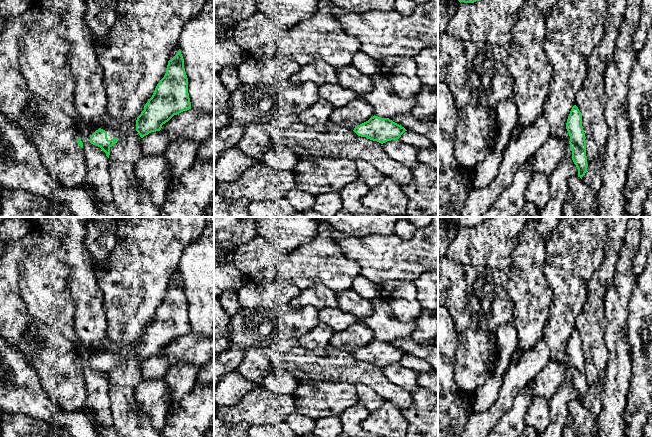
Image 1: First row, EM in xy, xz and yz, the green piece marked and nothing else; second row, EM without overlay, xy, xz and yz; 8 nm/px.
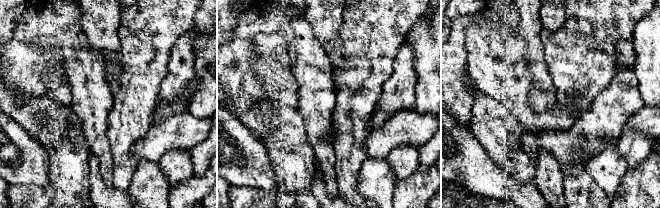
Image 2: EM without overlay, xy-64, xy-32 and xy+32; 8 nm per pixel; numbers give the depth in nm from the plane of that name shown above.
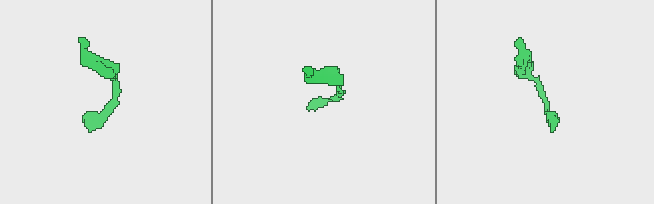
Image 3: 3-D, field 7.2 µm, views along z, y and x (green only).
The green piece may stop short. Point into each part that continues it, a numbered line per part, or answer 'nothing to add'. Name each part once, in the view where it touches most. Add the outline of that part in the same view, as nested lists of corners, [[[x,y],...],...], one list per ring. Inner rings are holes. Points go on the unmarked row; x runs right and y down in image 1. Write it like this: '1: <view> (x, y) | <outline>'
1: xy (111, 357) | [[[101,351],[101,353],[103,353],[107,356],[108,364],[111,364],[113,362],[116,362],[117,364],[120,364],[122,362],[123,358],[124,358],[124,356],[120,358],[120,357],[116,356],[115,354],[113,354],[110,351]]]

